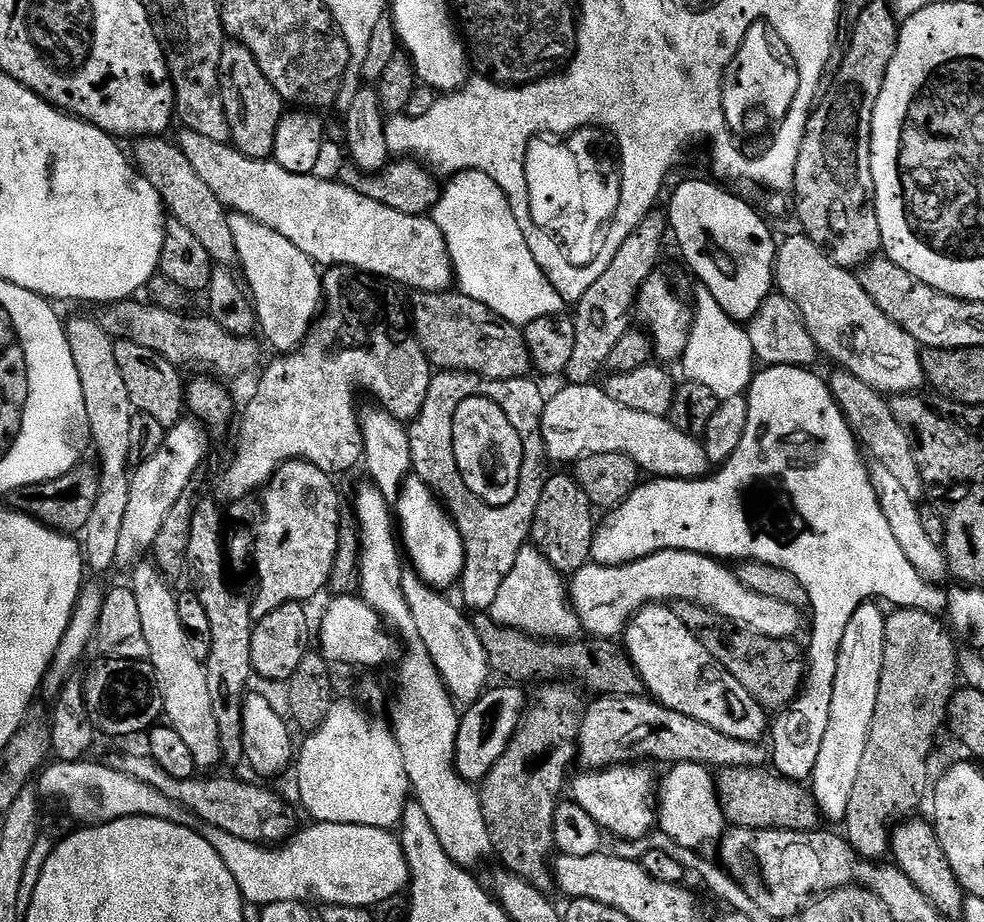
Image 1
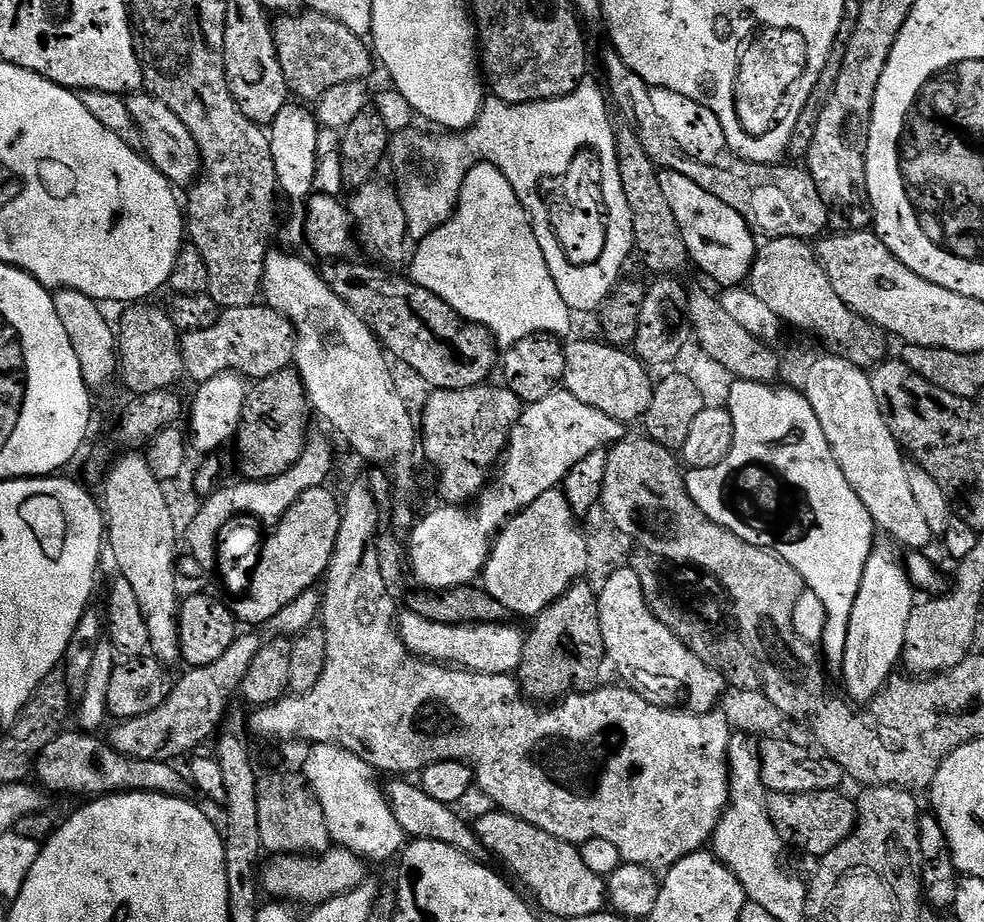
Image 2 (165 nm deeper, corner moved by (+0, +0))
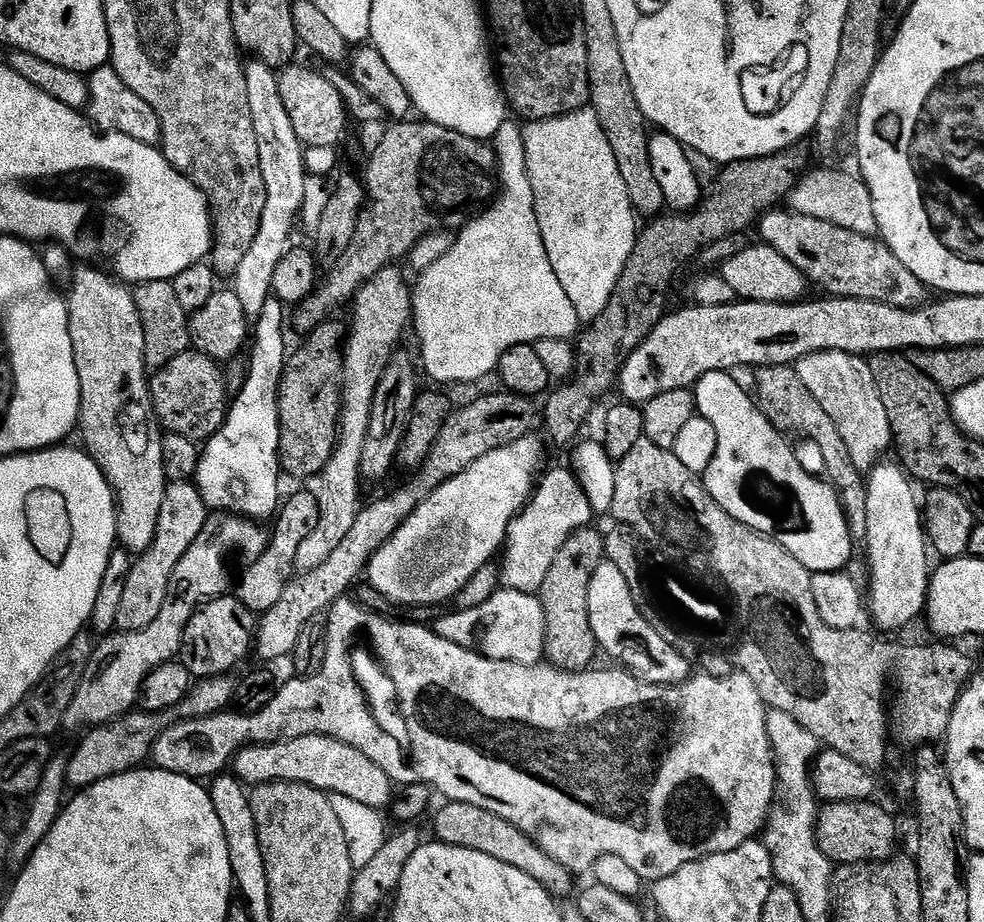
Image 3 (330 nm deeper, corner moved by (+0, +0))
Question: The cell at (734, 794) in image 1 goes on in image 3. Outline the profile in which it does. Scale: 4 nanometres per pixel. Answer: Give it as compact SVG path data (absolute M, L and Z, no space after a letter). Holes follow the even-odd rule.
M872 800L862 802L825 803L816 817L816 840L820 849L826 854L833 865L842 864L875 864L878 860L891 860L896 848L896 820L883 808Z

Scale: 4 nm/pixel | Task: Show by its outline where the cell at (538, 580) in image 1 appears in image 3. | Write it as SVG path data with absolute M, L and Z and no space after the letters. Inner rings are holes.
M571 467L552 468L546 472L539 477L531 500L510 522L508 537L504 540L504 561L499 561L498 567L501 585L510 590L539 593L558 550L562 550L562 542L566 542L570 534L593 523L594 513L590 498L586 498L586 490L582 490Z

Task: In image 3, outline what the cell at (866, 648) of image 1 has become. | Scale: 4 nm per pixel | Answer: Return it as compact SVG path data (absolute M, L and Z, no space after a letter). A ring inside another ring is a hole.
M881 462L867 473L866 483L866 547L868 547L868 576L872 581L866 588L866 608L872 611L872 620L881 633L892 632L895 628L904 628L916 615L925 611L928 602L928 582L930 579L930 564L928 556L930 548L924 531L922 504L916 500L913 481L899 463L887 464Z

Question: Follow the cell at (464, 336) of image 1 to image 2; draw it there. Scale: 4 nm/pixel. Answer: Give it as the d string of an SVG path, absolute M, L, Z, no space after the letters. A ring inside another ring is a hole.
M336 258L325 263L328 265L321 267L319 274L326 286L366 322L393 361L401 360L406 367L413 368L432 390L473 388L485 383L495 368L497 371L498 345L482 325L463 320L438 294L418 286L407 275L391 276L388 273L391 271L367 263L355 264L352 258Z

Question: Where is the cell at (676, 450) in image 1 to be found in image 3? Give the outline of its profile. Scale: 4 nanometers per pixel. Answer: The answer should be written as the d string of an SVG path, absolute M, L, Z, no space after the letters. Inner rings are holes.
M529 434L518 438L518 442L510 446L490 450L490 454L478 458L478 462L462 470L462 474L450 478L441 488L434 490L434 494L430 494L426 502L422 502L418 510L414 510L414 514L410 514L400 529L376 551L366 569L367 583L372 584L374 590L378 590L378 594L386 597L393 606L409 604L412 610L421 606L440 606L443 600L455 598L462 586L466 586L466 582L482 570L482 566L493 563L492 555L503 549L510 522L531 500L534 481L541 471L540 463L544 460L546 449L545 441L537 436Z

